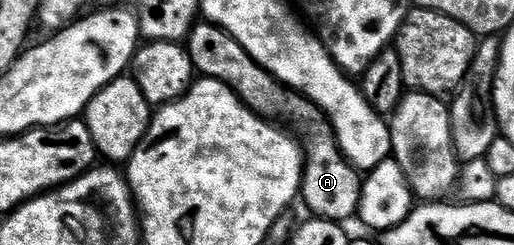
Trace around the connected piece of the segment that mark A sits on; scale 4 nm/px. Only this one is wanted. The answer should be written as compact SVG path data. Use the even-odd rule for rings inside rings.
M202 22L192 26L191 33L185 39L185 49L192 67L202 77L216 78L226 84L260 118L290 131L303 153L301 202L315 213L312 215L316 219L340 224L354 219L361 204L363 178L360 171L343 157L339 139L335 137L331 121L323 114L321 107L310 102L304 94L287 89L264 66L257 65L253 56L249 56L237 40L227 35L226 29L219 27L218 30Z

